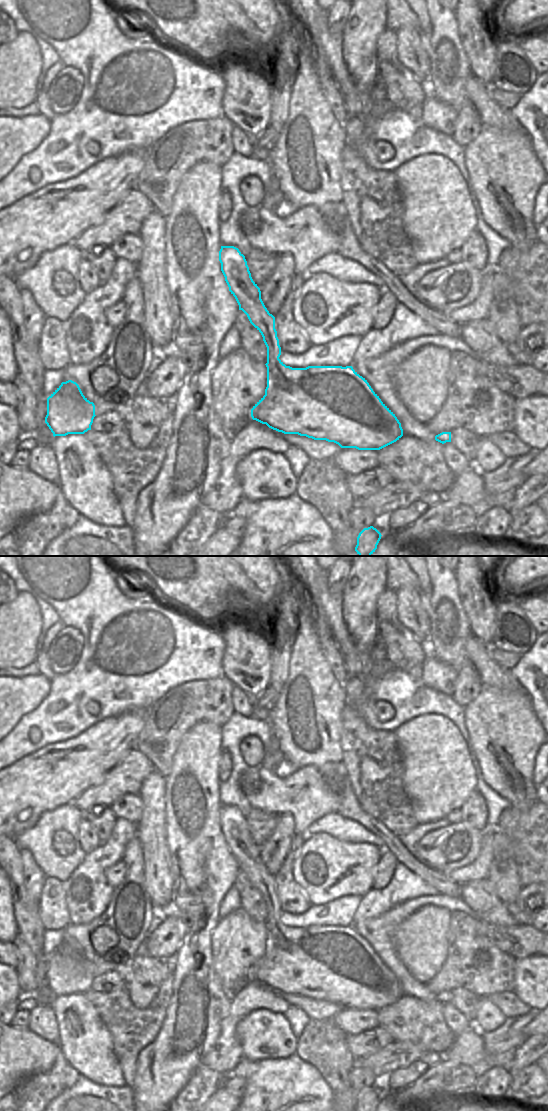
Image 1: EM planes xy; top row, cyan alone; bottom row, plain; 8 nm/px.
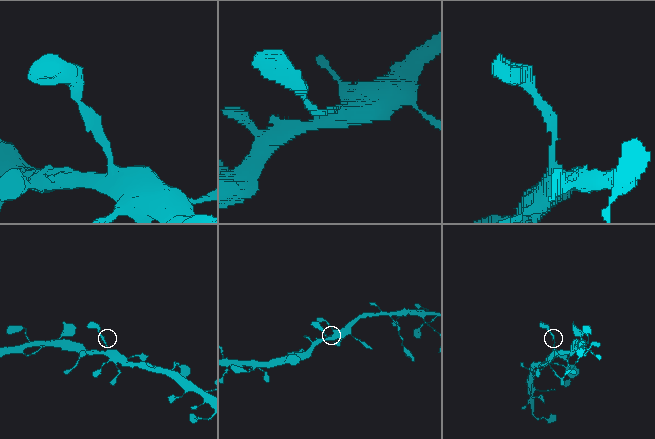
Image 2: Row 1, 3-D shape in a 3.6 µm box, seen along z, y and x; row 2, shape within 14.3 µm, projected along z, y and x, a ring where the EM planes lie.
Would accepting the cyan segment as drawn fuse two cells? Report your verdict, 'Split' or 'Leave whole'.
Leave whole.

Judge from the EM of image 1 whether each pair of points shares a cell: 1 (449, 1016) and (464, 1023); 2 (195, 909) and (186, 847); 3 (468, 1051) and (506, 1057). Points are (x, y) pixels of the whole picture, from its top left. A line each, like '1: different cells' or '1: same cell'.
1: same cell
2: same cell
3: same cell

